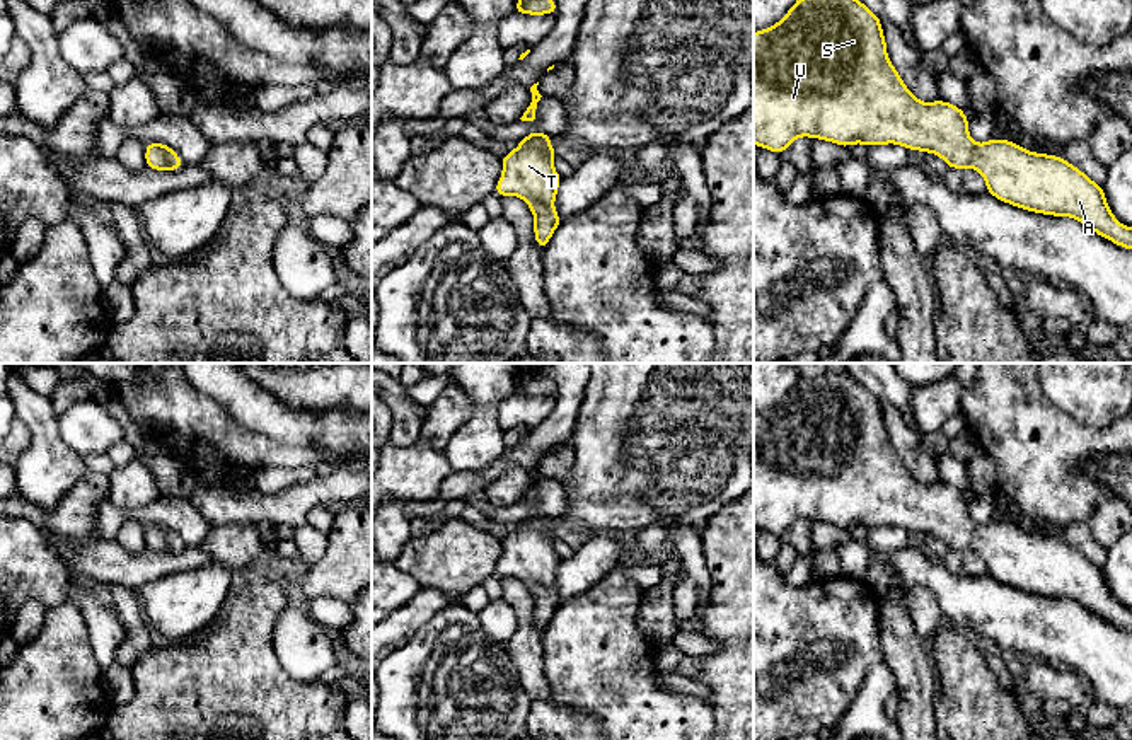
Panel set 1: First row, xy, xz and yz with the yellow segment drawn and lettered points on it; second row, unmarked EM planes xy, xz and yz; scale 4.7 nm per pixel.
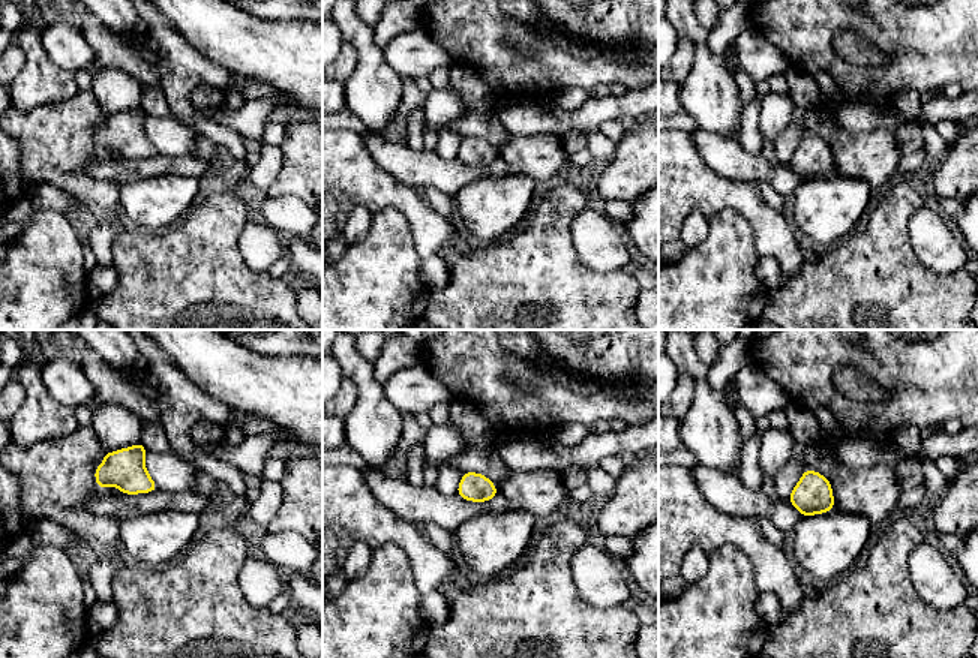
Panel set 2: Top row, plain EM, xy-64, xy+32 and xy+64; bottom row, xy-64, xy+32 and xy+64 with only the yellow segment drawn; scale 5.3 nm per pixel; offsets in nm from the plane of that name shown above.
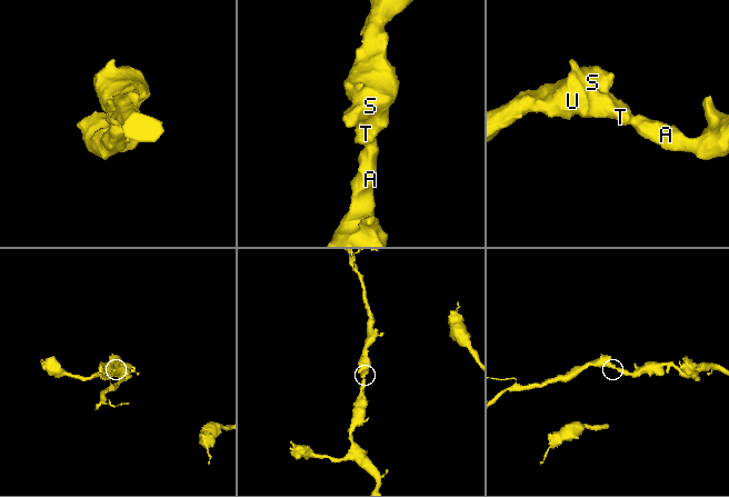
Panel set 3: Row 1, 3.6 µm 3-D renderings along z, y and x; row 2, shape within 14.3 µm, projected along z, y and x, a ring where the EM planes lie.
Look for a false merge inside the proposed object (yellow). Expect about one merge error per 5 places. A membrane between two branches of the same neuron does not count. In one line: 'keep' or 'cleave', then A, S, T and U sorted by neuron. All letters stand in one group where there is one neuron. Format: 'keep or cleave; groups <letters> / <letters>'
keep; groups A S T U

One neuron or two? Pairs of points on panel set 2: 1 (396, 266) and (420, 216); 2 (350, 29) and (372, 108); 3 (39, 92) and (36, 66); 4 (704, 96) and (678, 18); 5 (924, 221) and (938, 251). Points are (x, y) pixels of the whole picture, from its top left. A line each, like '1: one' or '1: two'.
1: two
2: one
3: one
4: one
5: one

